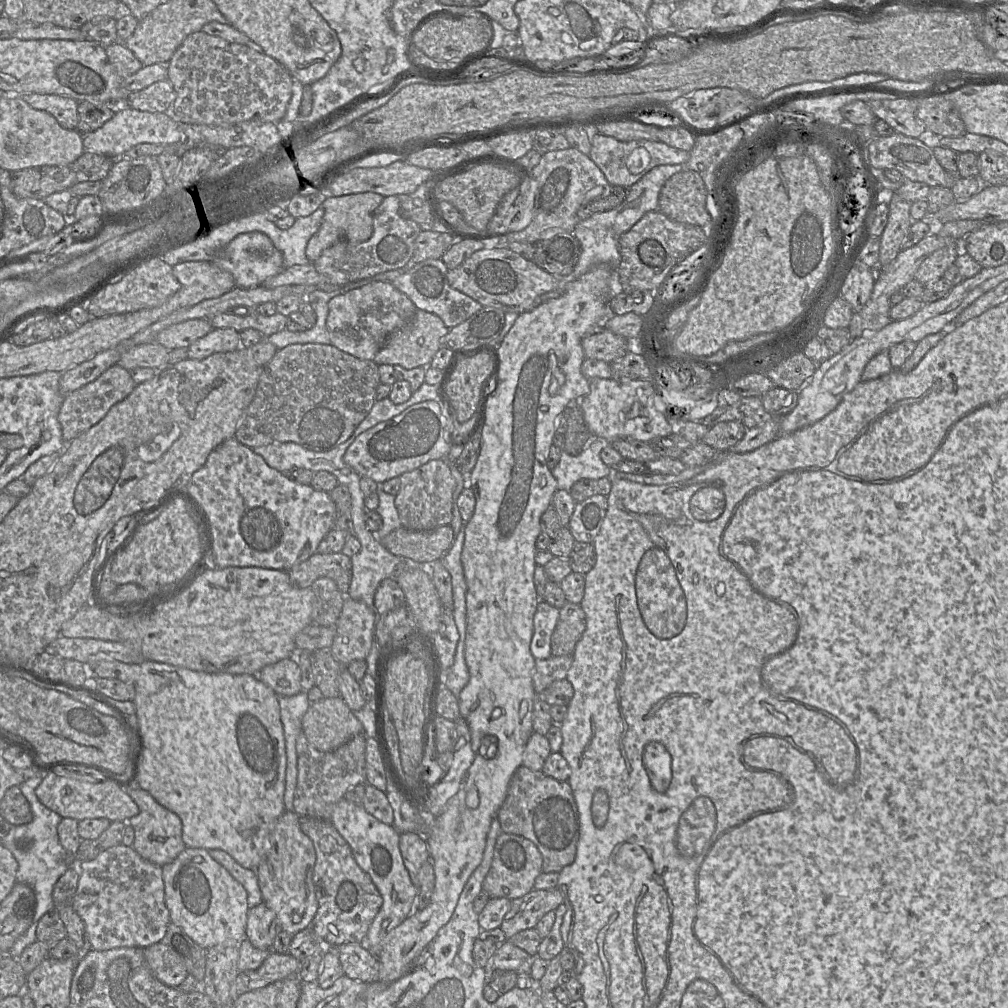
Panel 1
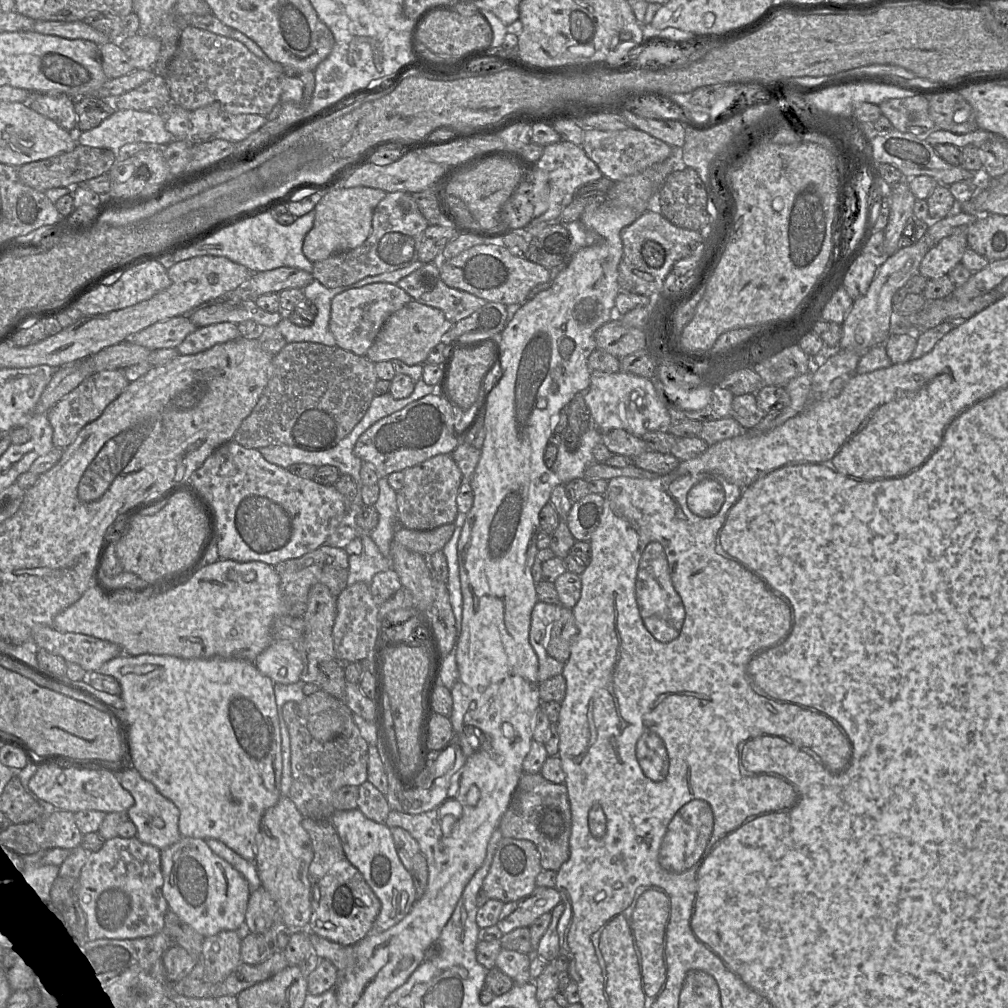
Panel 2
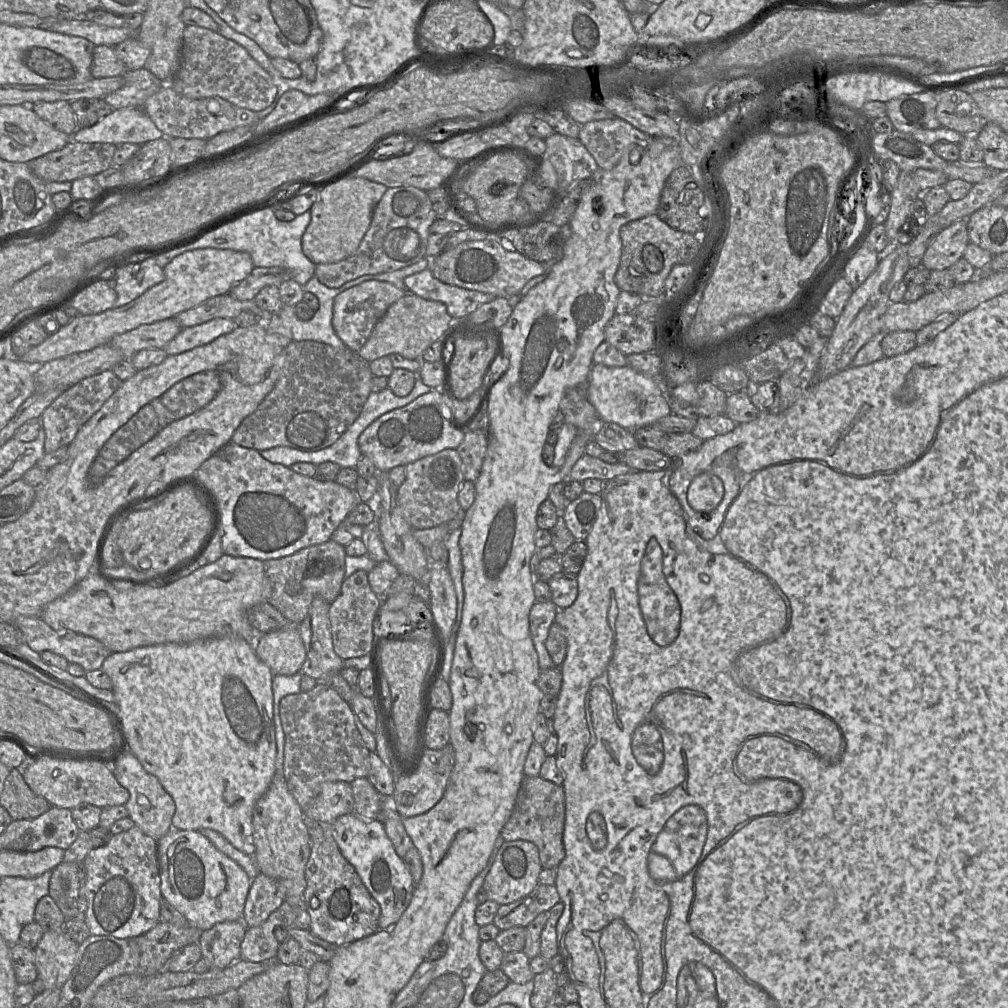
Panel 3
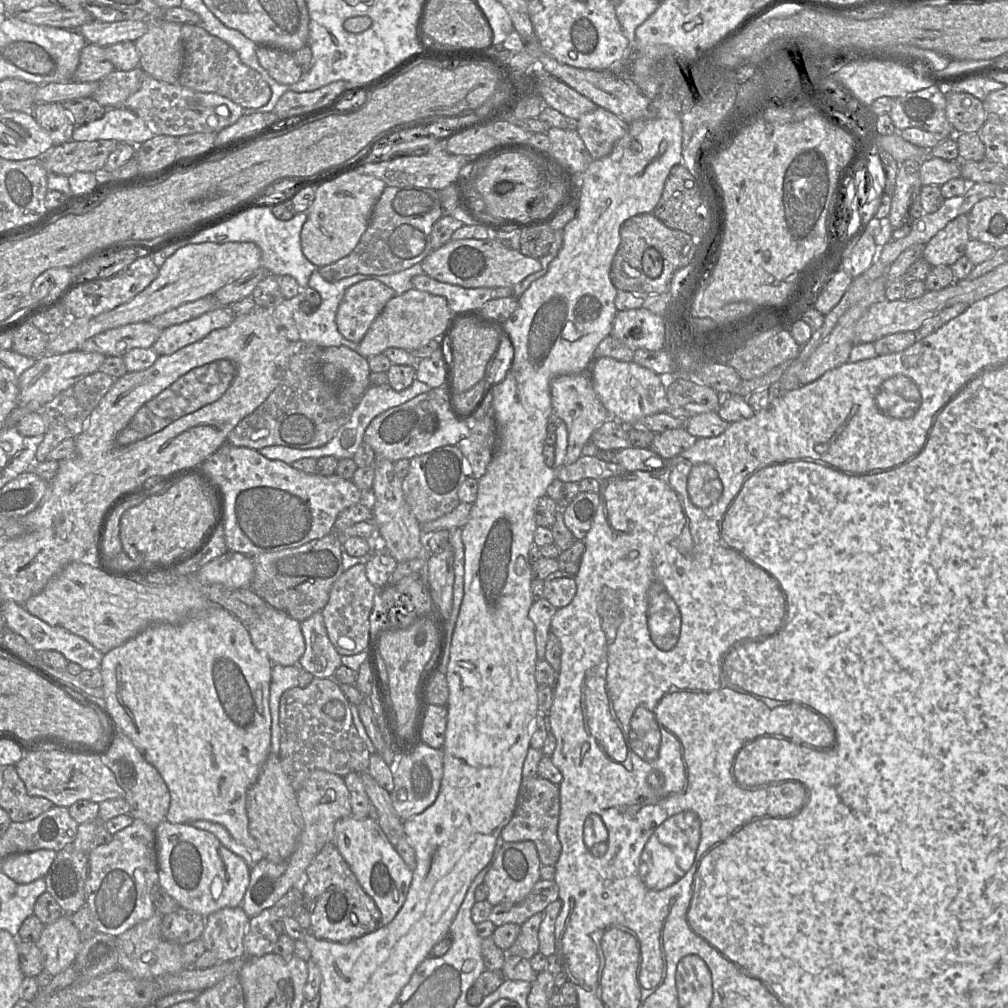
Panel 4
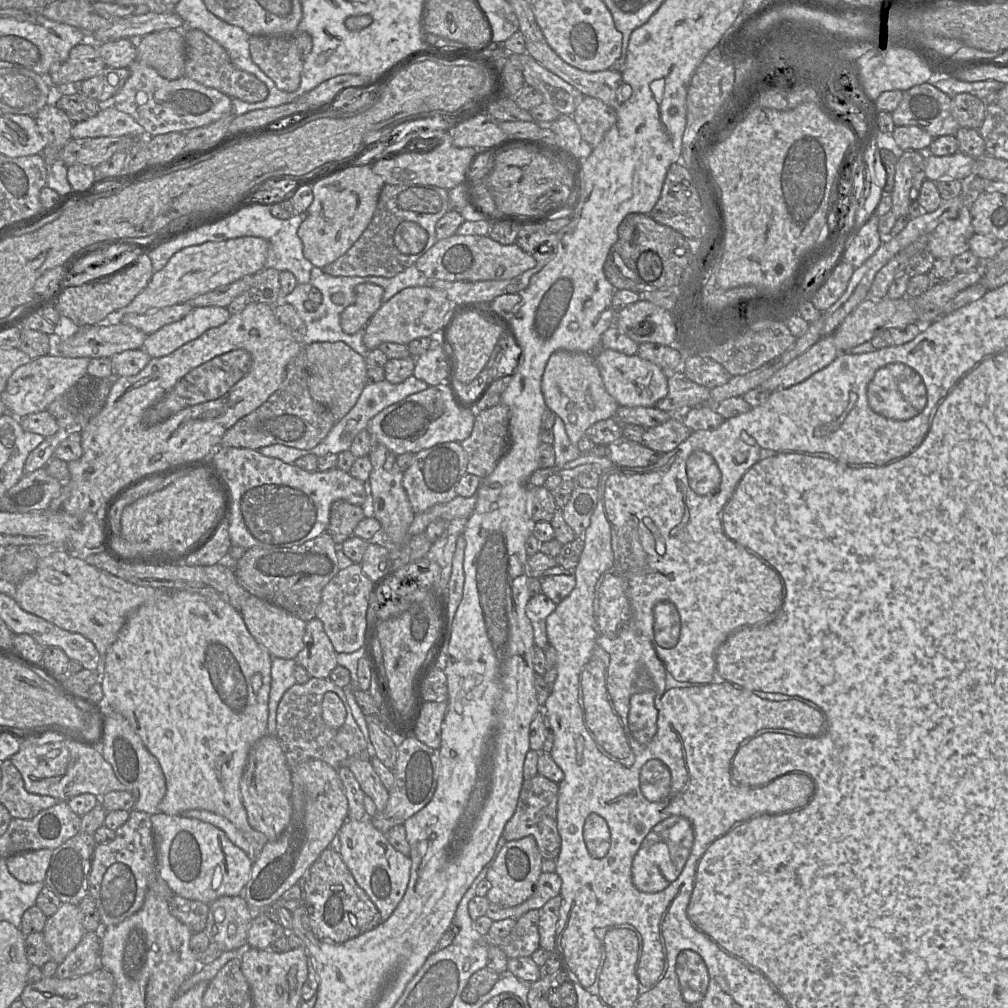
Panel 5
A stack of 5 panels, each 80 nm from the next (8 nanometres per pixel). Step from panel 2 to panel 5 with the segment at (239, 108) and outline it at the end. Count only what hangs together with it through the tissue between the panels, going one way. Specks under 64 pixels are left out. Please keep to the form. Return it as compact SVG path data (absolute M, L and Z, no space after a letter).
M198 29L184 32L186 63L184 75L196 82L214 88L230 98L256 103L268 96L267 86L253 74L237 69L231 62L227 51L215 40Z

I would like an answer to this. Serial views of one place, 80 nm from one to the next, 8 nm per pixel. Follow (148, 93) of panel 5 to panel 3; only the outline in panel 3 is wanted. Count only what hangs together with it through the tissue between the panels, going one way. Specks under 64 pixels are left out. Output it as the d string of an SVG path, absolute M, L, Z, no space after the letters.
M164 84L157 93L150 96L142 109L163 135L169 139L198 138L208 140L220 132L243 126L254 126L261 120L257 117L257 112L237 107L219 96L191 99L177 93L169 84Z

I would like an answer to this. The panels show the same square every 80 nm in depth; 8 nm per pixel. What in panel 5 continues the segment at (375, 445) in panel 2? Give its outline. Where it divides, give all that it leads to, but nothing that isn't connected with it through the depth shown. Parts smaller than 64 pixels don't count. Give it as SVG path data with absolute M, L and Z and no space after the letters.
M445 383L429 386L411 394L375 415L368 423L367 430L375 443L381 443L395 455L416 454L437 444L462 442L474 428L476 411L460 408L454 402Z

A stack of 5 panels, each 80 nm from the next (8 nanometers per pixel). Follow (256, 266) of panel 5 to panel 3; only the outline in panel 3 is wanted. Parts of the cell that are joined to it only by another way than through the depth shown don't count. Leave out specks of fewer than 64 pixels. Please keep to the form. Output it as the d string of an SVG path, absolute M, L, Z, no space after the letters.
M202 248L184 252L176 256L163 269L165 279L154 285L130 303L106 310L102 313L79 315L54 334L48 335L41 344L32 347L21 357L15 357L29 363L45 363L57 358L88 351L118 335L133 330L144 324L174 318L179 313L194 308L209 298L227 294L253 270L254 264L246 252Z

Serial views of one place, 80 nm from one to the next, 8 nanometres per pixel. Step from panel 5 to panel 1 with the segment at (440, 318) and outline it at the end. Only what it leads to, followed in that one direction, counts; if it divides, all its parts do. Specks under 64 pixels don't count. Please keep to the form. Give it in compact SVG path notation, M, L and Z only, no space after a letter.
M417 308L409 322L393 331L387 337L373 361L377 365L400 365L406 369L413 369L419 366L430 367L433 357L439 348L442 347L442 338L448 334L449 330L437 315Z

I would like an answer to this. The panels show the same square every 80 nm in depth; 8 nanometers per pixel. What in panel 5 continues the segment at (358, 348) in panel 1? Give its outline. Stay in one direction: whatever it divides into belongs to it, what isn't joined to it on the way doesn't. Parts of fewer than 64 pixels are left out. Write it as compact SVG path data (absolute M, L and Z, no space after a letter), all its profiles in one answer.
M372 283L359 284L355 288L356 300L341 314L340 326L344 333L355 334L365 328L382 306L384 289Z

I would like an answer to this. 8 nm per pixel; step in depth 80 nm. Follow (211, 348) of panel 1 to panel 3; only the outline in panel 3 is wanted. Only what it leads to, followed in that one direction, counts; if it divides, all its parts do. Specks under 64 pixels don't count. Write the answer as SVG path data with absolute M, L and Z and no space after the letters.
M214 318L205 323L182 328L166 346L168 355L176 355L195 347L208 344L221 335L232 332L236 323L230 318Z

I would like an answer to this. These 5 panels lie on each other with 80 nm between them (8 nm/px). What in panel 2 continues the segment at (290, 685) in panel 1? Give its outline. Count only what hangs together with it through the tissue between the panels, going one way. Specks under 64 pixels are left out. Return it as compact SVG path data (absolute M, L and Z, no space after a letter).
M274 640L255 660L258 670L274 683L293 684L300 680L303 660L295 645Z

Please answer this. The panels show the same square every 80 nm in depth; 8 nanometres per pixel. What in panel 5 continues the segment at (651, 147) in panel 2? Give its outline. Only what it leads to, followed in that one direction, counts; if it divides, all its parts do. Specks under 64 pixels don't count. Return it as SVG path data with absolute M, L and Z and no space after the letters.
M584 96L572 118L582 138L593 148L599 145L606 132L616 122L616 111L602 101Z

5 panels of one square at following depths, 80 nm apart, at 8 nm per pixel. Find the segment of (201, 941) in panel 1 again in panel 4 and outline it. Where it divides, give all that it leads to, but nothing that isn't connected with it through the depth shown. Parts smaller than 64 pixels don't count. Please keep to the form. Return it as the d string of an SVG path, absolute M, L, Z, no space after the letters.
M167 820L155 828L159 885L180 907L204 917L223 908L241 906L250 882L250 868L212 833Z

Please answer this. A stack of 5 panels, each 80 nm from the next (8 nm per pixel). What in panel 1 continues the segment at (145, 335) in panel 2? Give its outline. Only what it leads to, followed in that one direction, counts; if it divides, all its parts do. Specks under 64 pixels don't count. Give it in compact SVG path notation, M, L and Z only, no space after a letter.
M190 319L162 330L154 342L163 345L169 350L188 348L213 329L214 327L208 319Z

